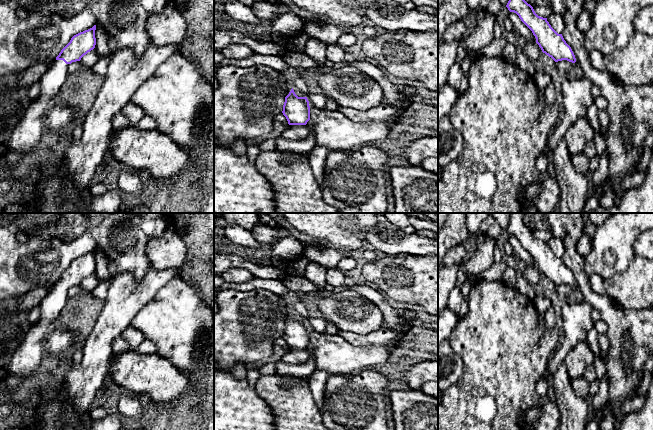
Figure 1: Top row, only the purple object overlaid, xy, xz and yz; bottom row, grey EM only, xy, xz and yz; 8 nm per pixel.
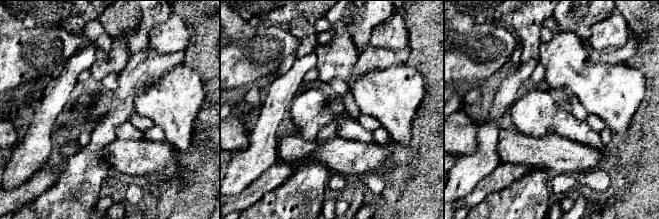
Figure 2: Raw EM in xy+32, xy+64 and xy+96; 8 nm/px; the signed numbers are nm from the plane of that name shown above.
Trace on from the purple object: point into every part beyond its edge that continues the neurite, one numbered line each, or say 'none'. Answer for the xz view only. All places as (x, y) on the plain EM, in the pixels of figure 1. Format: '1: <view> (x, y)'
none

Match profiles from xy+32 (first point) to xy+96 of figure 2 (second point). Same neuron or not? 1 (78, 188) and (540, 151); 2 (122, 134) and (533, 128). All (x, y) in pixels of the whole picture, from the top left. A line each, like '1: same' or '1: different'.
1: different
2: same

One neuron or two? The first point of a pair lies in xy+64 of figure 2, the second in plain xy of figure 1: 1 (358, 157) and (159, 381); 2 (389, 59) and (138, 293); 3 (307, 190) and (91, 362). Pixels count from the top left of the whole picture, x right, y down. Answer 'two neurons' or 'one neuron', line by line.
1: one neuron
2: one neuron
3: one neuron

